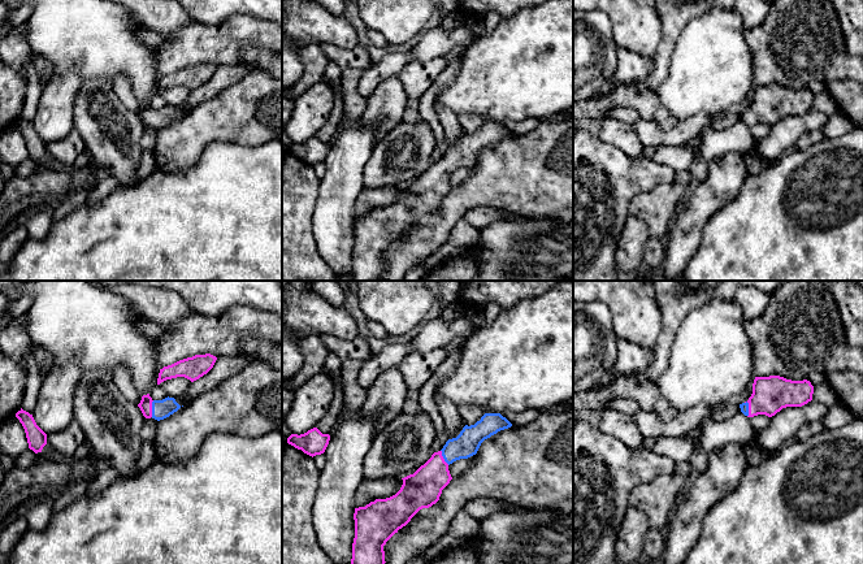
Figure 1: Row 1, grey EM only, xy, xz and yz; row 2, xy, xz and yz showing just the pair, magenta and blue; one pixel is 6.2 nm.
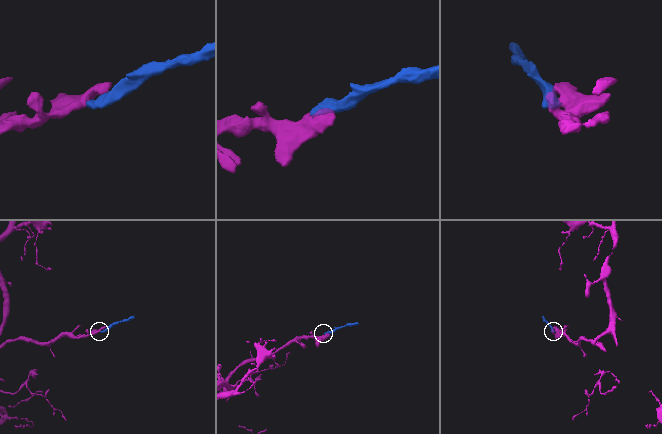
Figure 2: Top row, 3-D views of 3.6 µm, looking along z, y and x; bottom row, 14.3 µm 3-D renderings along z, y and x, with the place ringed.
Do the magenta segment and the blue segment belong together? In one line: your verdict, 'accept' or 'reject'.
accept

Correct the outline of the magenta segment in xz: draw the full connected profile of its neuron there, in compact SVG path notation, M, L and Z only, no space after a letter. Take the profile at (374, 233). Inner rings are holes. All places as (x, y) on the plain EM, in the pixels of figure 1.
M485 122L474 134L465 134L456 147L448 148L443 157L434 161L413 183L403 188L400 199L386 208L376 208L365 216L355 217L355 247L352 252L351 274L355 281L378 281L385 274L383 255L406 235L422 217L429 217L439 209L442 199L452 188L448 174L460 168L468 168L477 162L481 152L512 133L500 122Z

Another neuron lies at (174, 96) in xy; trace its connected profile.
M177 86L161 91L160 95L169 107L179 107L187 100L190 92L190 88L185 86Z

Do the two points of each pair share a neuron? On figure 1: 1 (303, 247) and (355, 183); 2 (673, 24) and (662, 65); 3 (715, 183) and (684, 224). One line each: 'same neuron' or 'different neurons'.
1: different neurons
2: same neuron
3: same neuron

